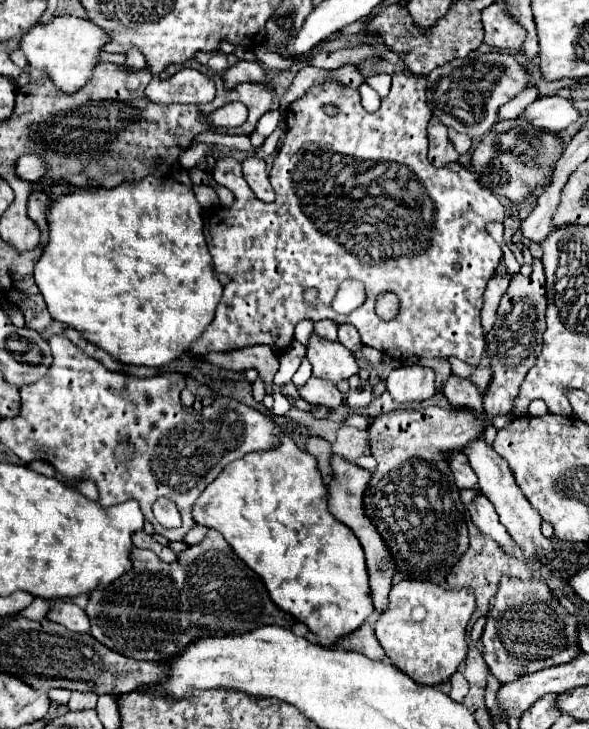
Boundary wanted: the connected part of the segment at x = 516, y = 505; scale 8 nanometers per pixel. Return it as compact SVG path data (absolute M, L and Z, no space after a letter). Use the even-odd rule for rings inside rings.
M481 437L479 441L467 445L467 447L463 449L463 453L467 455L467 459L469 459L473 471L475 471L477 477L479 477L479 489L481 489L481 493L493 503L493 507L495 507L495 511L497 511L497 515L499 515L499 521L507 527L509 535L511 535L511 537L515 539L515 543L521 547L523 557L525 557L527 561L531 561L533 565L543 563L543 561L547 559L547 555L553 551L553 545L551 545L549 539L545 539L545 537L541 535L541 517L539 517L539 513L529 505L529 501L523 497L523 493L521 493L519 485L515 483L515 477L513 477L513 473L511 473L511 469L509 469L509 465L507 465L507 461L503 461L503 459L493 451L493 447L485 445L485 443L483 443L483 437Z

